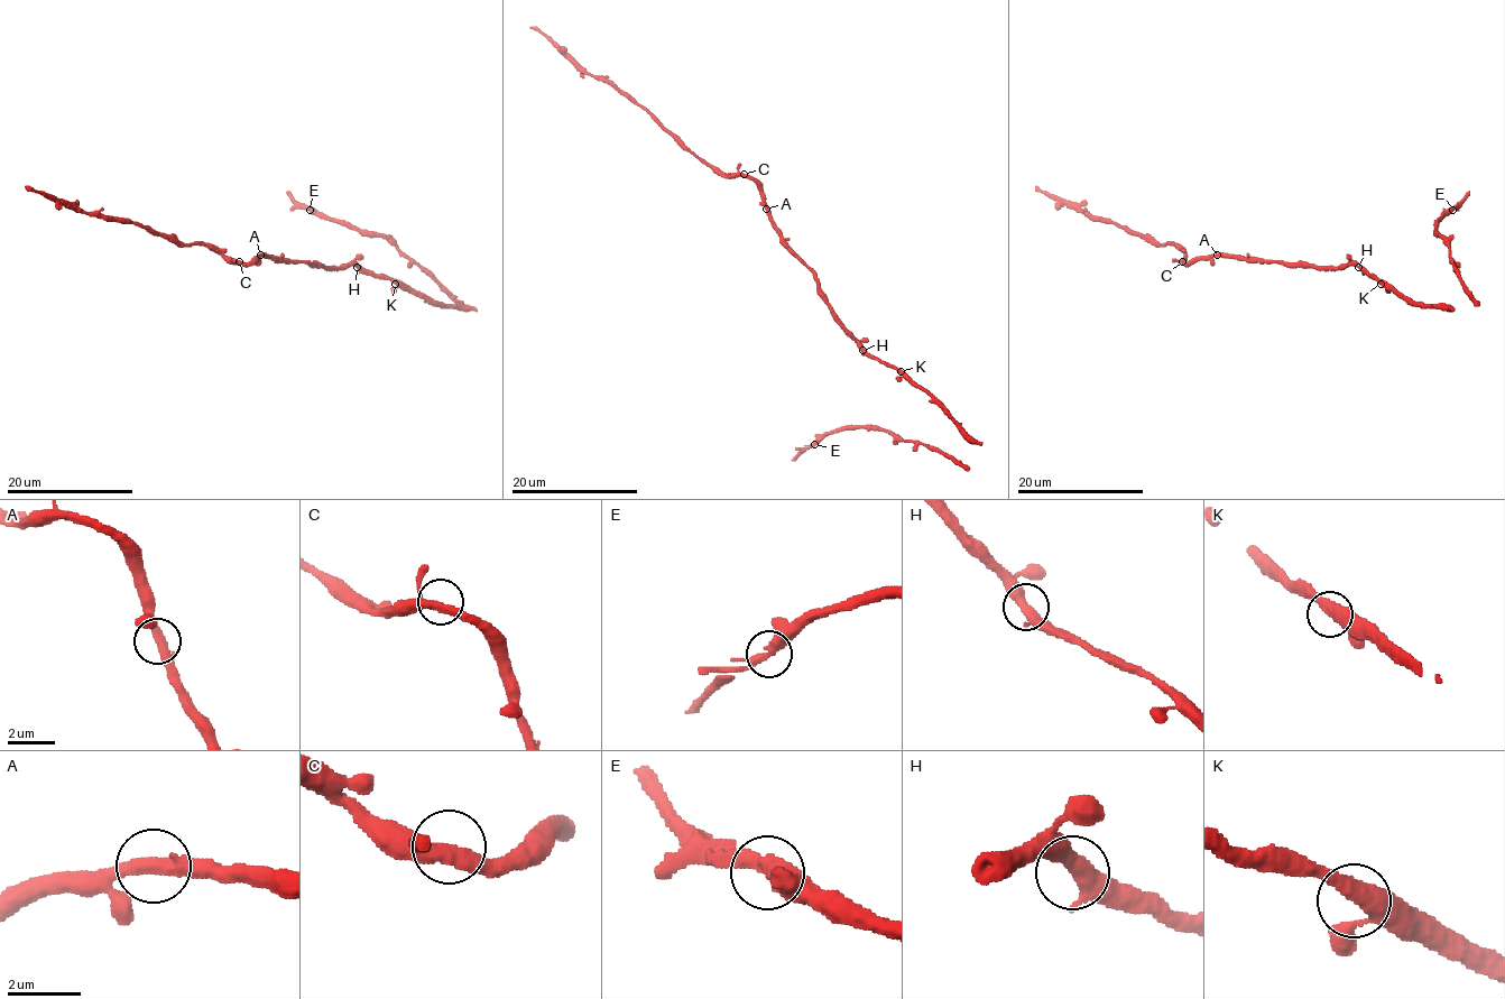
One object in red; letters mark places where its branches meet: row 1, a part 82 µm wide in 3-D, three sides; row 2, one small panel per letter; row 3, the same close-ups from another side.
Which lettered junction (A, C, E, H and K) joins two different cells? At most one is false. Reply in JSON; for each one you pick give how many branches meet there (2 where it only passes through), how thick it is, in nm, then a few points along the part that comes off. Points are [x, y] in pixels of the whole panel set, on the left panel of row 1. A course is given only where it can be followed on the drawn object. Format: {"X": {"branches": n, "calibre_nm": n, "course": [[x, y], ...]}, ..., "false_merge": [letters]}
{"false_merge": []}

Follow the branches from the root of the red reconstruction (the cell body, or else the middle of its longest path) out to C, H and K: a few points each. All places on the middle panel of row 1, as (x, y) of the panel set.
C: (834, 312), (816, 275), (793, 251), (775, 225), (762, 188), (744, 174)
H: (834, 312), (834, 320), (862, 350)
K: (834, 312), (834, 320), (867, 352), (901, 371)

